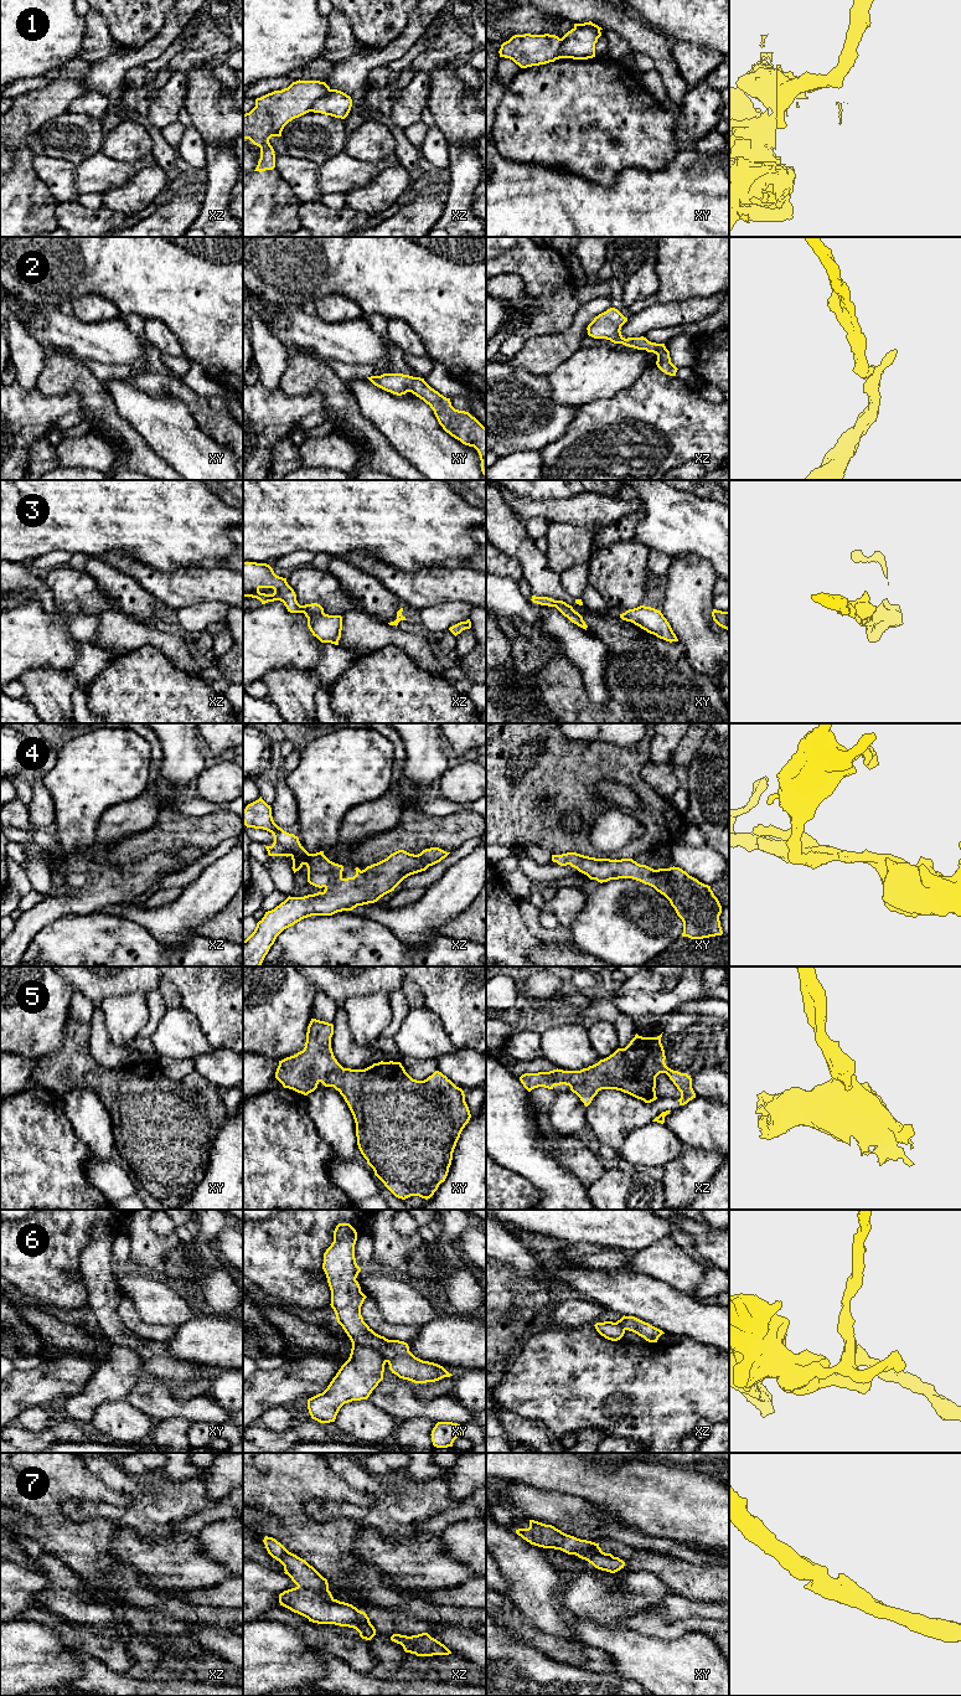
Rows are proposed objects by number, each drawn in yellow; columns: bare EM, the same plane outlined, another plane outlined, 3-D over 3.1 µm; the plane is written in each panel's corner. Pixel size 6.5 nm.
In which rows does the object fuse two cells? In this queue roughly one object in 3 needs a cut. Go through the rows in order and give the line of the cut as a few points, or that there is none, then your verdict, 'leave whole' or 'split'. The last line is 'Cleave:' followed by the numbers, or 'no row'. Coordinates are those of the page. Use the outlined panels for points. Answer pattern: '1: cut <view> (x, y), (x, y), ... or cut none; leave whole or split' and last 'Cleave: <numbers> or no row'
1: cut xz (330, 89), (313, 104), (310, 111); split
2: cut none; leave whole
3: cut none; leave whole
4: cut none; leave whole
5: cut none; leave whole
6: cut xy (352, 1344), (376, 1347), (387, 1361); split
7: cut none; leave whole
Cleave: 1, 6

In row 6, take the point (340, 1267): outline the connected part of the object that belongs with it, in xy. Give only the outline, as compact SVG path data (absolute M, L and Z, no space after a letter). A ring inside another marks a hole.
M339 1223L322 1263L331 1290L330 1305L352 1345L376 1347L387 1360L392 1373L414 1383L435 1382L453 1376L443 1366L415 1357L407 1342L388 1340L363 1321L361 1306L367 1297L356 1280L361 1272L355 1258L356 1241L356 1230L350 1223Z

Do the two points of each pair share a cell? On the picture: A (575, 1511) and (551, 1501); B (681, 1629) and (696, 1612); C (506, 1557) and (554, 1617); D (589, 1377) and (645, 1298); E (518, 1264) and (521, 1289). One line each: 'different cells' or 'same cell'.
A: same cell
B: different cells
C: same cell
D: different cells
E: different cells

